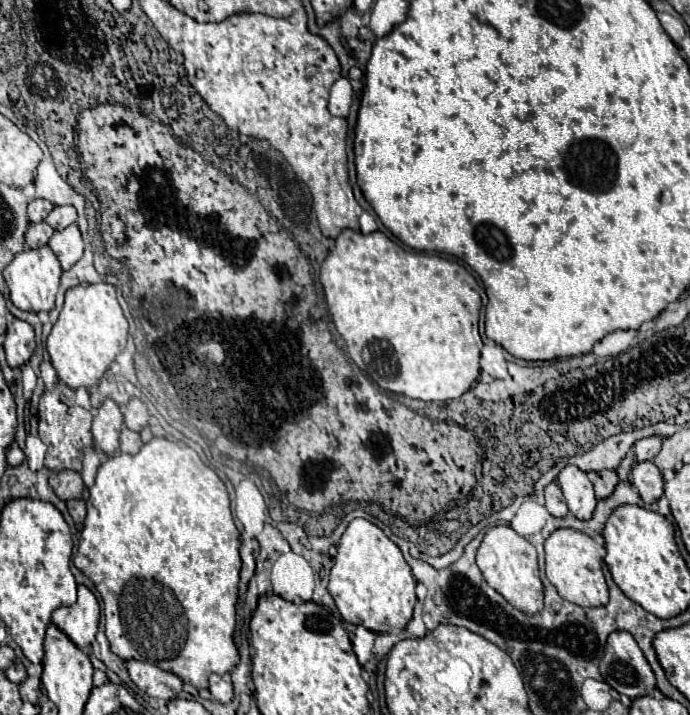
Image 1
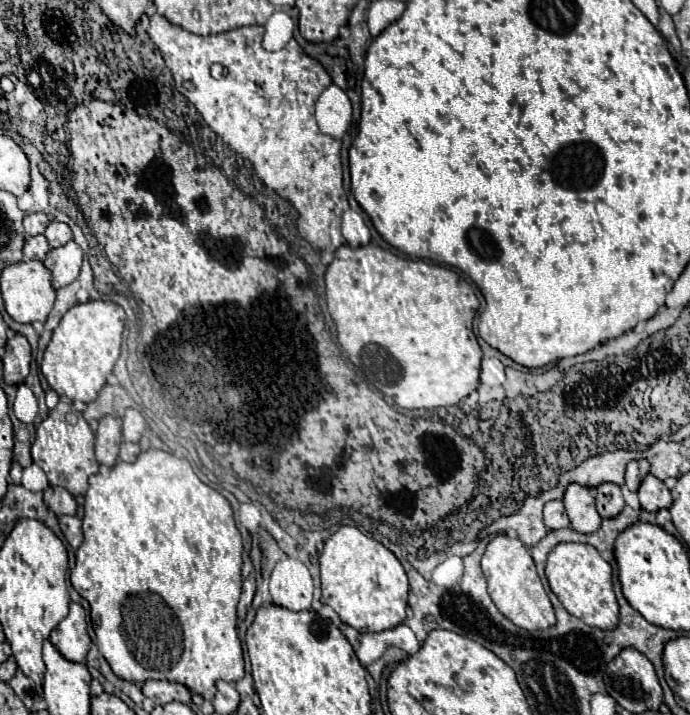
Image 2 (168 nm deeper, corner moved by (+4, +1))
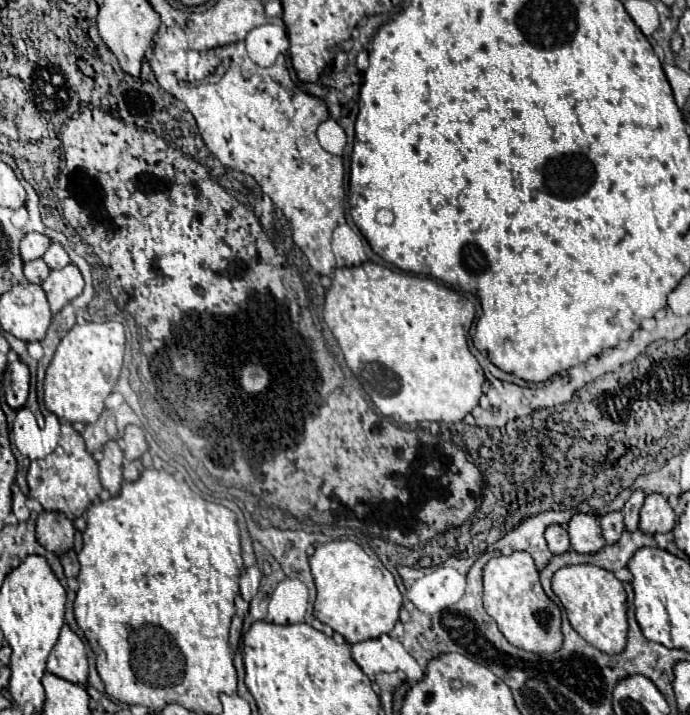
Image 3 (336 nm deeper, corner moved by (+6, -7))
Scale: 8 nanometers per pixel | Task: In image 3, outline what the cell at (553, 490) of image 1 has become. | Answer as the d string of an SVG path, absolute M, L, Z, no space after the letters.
M551 524L545 530L545 540L547 540L547 546L549 546L549 550L553 554L563 554L563 552L571 550L569 534L567 534L567 530L561 524Z

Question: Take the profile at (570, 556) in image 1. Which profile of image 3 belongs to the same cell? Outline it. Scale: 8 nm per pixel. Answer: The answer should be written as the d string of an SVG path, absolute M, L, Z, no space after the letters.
M577 564L559 568L551 580L555 596L559 596L567 618L579 636L583 636L589 644L599 648L605 654L617 654L625 648L627 642L627 606L625 606L625 590L623 584L605 568L593 564Z

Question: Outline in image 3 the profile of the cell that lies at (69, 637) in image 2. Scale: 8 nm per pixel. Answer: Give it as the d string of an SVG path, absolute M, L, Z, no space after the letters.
M63 624L61 628L59 640L47 660L47 670L75 684L87 682L87 652L81 638L69 628L69 624Z

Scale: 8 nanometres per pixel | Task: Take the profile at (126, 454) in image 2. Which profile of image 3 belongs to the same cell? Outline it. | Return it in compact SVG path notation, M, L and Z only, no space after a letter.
M141 460L125 462L125 464L123 464L123 478L125 478L125 480L137 480L139 474L141 474L141 470L143 470Z

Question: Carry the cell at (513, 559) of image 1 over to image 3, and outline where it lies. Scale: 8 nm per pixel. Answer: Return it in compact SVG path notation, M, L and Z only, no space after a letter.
M527 552L495 556L483 568L483 606L497 622L503 636L517 648L527 652L557 652L563 642L561 610L547 598L539 584L539 572Z

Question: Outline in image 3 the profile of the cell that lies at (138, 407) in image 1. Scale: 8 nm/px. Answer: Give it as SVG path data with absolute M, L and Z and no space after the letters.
M129 424L123 432L123 436L119 438L119 446L121 446L127 460L141 458L141 454L147 450L147 440L145 440L143 428Z

